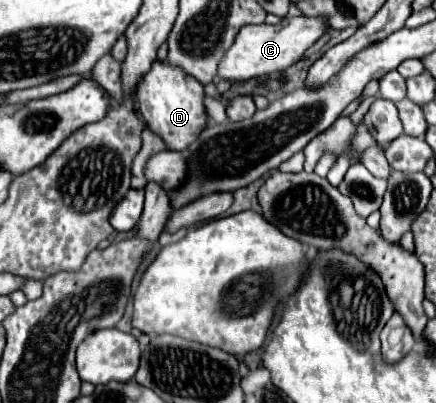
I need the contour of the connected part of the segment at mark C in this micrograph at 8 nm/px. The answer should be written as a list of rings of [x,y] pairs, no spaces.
[[[284,17],[278,25],[248,25],[242,27],[236,35],[232,47],[224,53],[218,65],[218,77],[228,81],[248,81],[254,77],[272,75],[276,71],[284,71],[292,63],[296,63],[304,51],[326,33],[328,23],[320,17]]]

